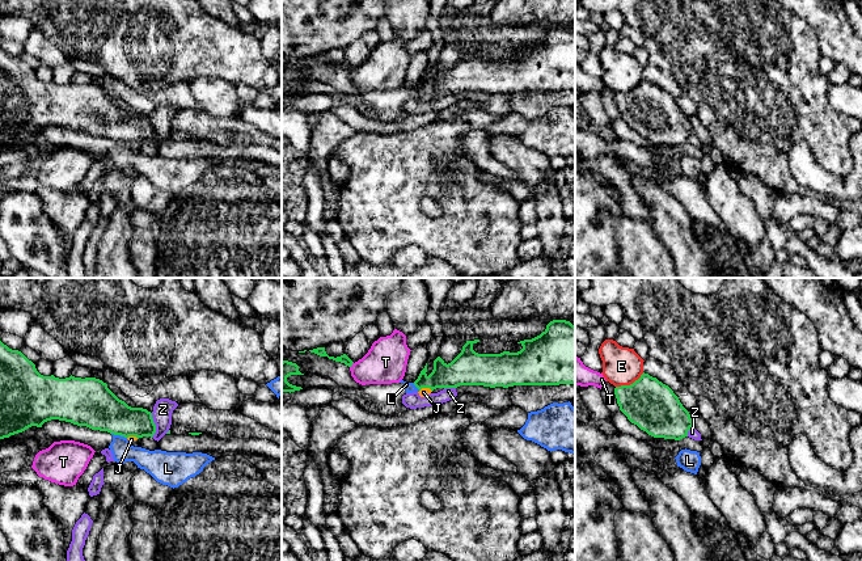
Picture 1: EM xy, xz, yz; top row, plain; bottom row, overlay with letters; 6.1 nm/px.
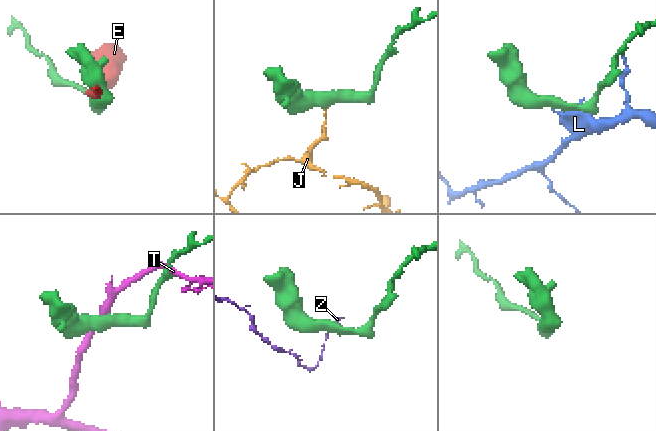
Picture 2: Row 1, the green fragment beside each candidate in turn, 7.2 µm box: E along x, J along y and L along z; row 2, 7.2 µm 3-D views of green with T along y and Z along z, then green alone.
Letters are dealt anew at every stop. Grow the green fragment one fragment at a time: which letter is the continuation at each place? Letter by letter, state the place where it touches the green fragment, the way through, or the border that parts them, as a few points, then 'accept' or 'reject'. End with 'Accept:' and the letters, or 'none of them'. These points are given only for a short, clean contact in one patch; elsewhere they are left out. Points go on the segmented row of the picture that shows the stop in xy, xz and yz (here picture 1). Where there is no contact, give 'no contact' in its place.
E: contact yz (630, 384); reject
J: contact xz (425, 387); border xz (431, 389), (422, 388), (419, 391); reject
L: contact xy (119, 434); reject
T: contact xz (351, 365); reject
Z: contact xy (155, 425); reject
Accept: none of them

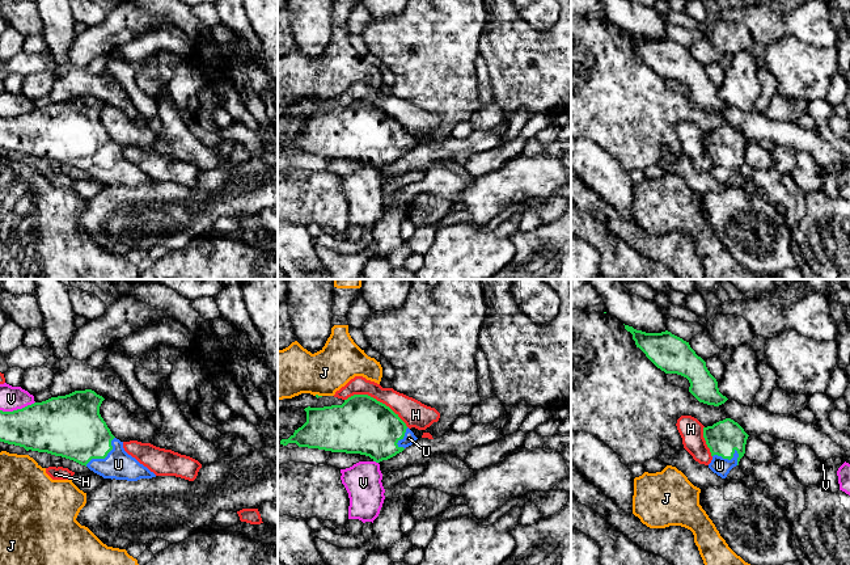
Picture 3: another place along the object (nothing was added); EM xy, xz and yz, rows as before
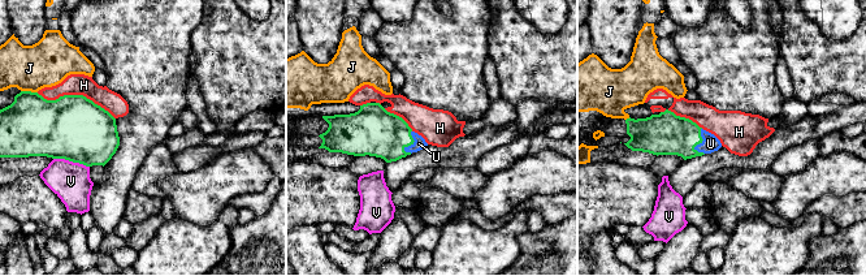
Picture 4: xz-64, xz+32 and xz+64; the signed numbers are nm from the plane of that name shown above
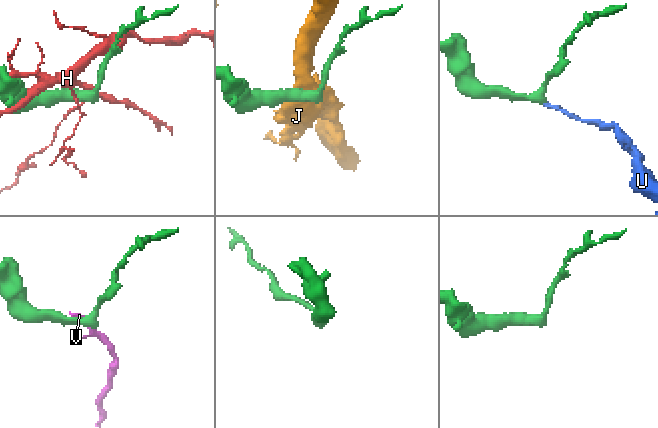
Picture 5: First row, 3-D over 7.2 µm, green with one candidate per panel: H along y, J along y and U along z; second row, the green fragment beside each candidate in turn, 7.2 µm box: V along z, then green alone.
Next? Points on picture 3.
H: contact xz (375, 399); reject
J: contact xz (317, 395); reject
U: contact yz (731, 458); way yz (724, 437), (731, 458), (719, 466); accept
V: contact xy (17, 409); reject
Accept: U

